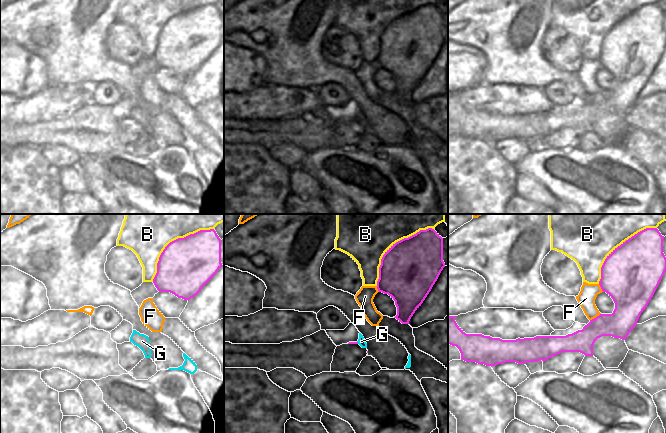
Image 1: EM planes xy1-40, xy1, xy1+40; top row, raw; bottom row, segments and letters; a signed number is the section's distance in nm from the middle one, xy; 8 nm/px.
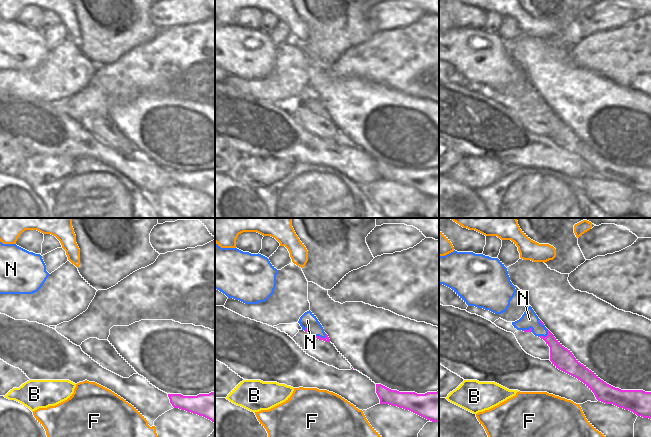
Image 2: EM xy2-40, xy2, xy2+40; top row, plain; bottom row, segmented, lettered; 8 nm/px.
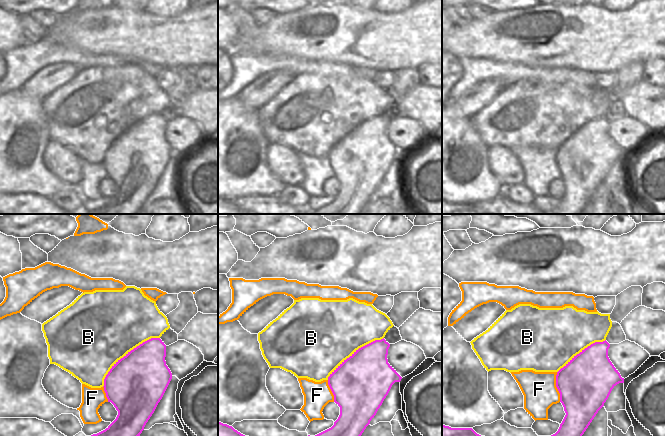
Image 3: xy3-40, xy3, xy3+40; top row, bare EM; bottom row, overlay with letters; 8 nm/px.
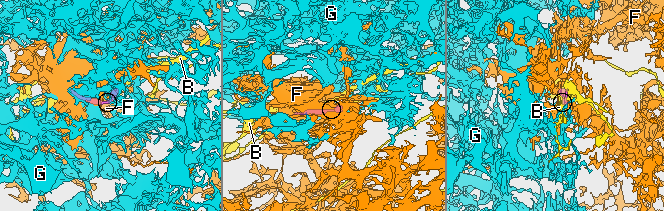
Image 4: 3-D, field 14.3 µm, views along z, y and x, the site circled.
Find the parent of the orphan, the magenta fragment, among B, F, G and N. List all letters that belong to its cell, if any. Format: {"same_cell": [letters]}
{"same_cell": ["N"]}

